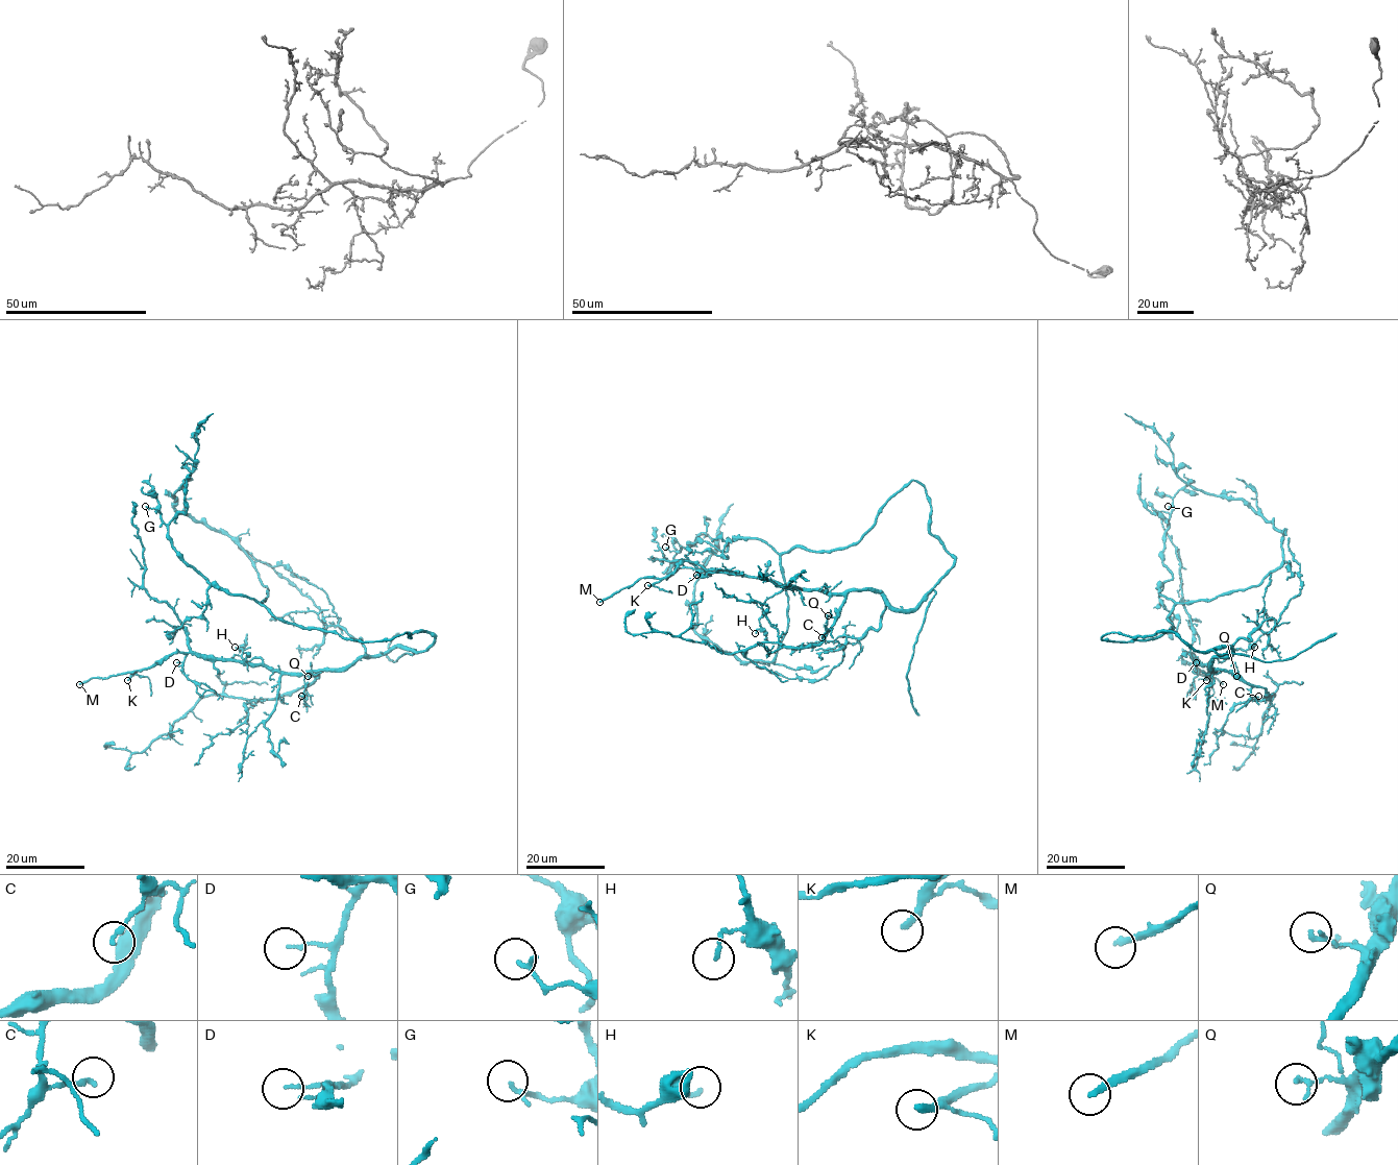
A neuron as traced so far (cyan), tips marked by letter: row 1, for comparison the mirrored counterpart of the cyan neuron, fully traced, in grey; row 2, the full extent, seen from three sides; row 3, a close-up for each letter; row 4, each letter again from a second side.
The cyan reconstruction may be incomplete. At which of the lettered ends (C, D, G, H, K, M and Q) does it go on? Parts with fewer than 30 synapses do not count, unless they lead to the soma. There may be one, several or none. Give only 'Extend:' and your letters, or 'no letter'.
Extend: K, M

